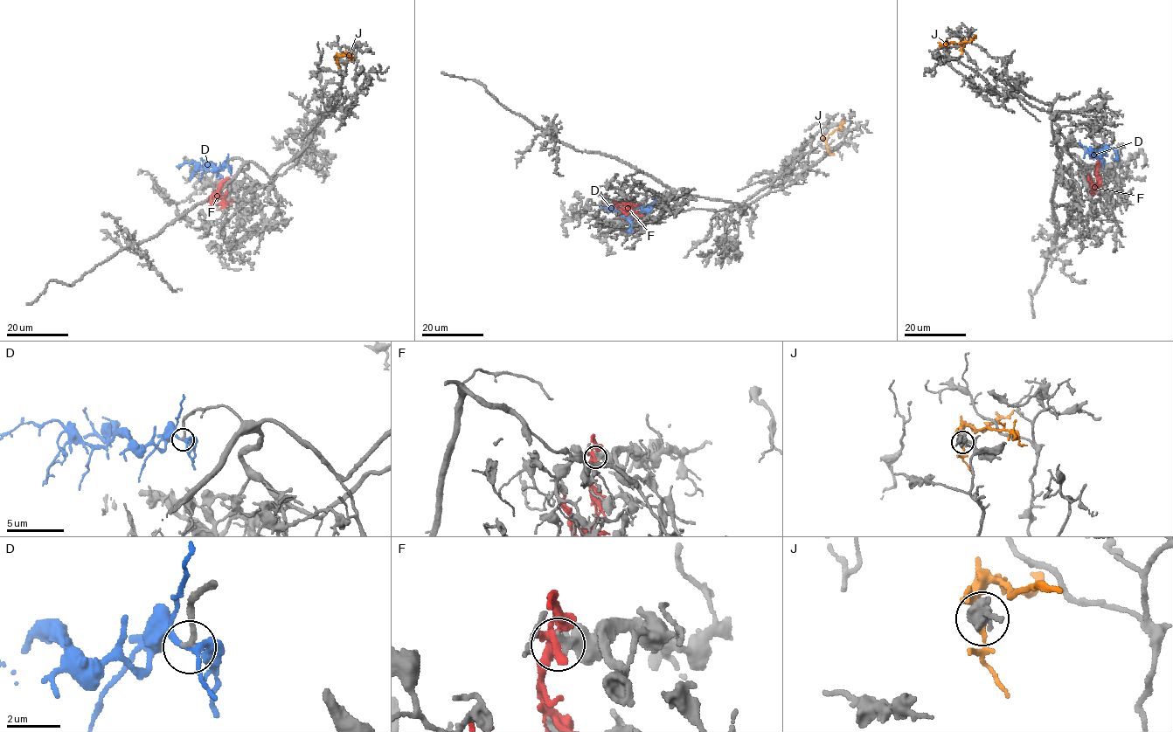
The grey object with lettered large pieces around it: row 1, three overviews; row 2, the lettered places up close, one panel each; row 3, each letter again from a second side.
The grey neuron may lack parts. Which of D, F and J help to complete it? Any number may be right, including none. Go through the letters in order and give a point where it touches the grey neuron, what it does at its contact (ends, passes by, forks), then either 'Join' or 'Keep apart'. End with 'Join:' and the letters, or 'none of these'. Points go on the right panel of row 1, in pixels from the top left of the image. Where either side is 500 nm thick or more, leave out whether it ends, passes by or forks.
D: Touches grey at (1086, 152). It forks there. Join
F: Touches grey at (1098, 167). It forks there. Keep apart
J: Touches grey at (962, 46). It forks there. Keep apart
Join: D

